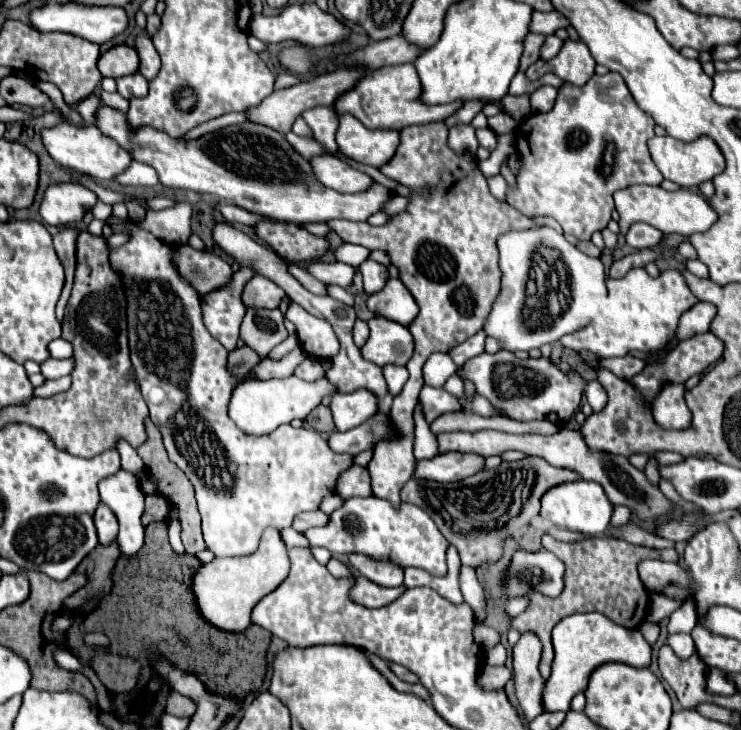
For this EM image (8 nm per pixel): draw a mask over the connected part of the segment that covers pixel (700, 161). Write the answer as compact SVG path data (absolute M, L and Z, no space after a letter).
M670 135L652 137L648 141L648 149L650 149L650 155L652 155L654 163L658 165L660 173L664 175L664 179L678 183L680 187L700 185L702 181L712 179L714 175L724 171L724 155L722 155L720 147L716 147L716 143L712 143L712 139L708 139L708 135L694 139L692 143L680 143L680 139L672 139Z

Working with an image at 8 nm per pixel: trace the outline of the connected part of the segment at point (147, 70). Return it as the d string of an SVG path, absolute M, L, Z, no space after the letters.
M140 35L136 39L136 51L140 55L140 73L152 81L160 73L160 57L152 45L152 39L148 35Z

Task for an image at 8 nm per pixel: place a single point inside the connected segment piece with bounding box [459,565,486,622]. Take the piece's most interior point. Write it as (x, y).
(473, 595)

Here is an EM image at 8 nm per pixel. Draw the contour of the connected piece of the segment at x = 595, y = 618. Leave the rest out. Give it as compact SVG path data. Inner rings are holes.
M576 613L564 617L552 629L552 645L554 645L554 663L552 663L552 675L544 685L544 695L542 695L544 711L568 711L572 697L586 691L588 679L596 667L610 661L628 663L632 667L648 667L652 657L652 647L638 629L620 627L600 613Z

